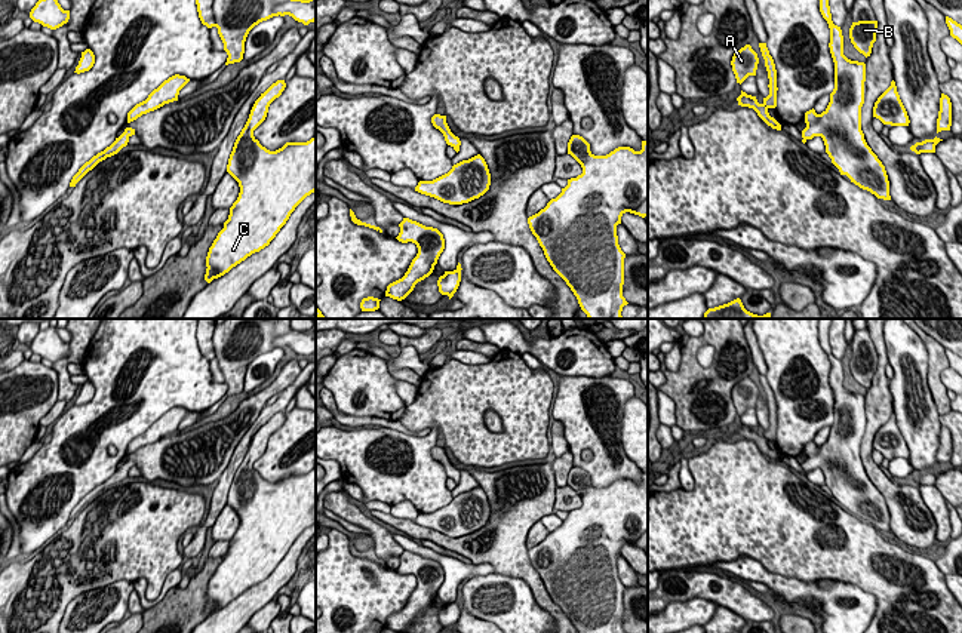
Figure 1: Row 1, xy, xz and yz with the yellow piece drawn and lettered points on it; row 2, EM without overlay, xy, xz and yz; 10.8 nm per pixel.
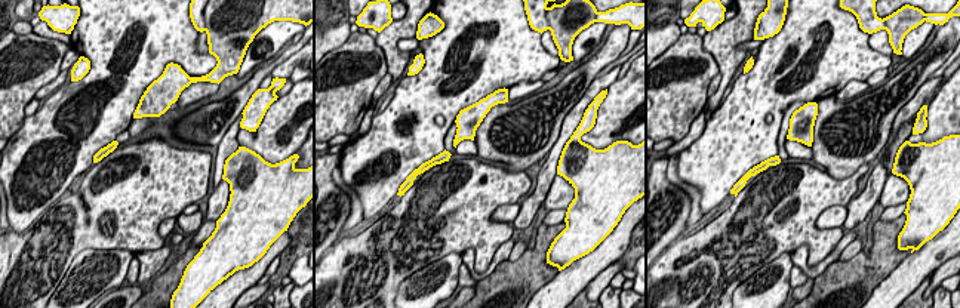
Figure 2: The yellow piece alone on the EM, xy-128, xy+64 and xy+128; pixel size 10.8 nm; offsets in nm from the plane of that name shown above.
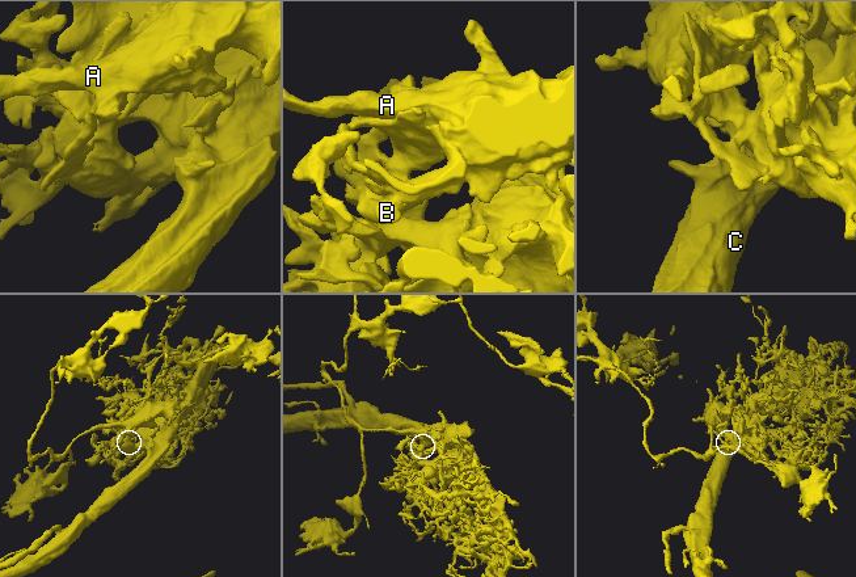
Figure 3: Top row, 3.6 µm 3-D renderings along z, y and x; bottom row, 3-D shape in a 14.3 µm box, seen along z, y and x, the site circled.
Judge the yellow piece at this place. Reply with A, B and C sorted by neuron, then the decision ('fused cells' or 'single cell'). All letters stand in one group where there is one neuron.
A / B C; fused cells

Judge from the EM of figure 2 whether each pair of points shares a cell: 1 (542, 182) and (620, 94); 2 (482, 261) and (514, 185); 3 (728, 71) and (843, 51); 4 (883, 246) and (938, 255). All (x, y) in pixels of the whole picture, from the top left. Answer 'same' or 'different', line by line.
1: different
2: same
3: different
4: different

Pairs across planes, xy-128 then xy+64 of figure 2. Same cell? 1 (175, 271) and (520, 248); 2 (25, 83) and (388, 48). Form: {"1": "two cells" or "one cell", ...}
{"1": "two cells", "2": "two cells"}

